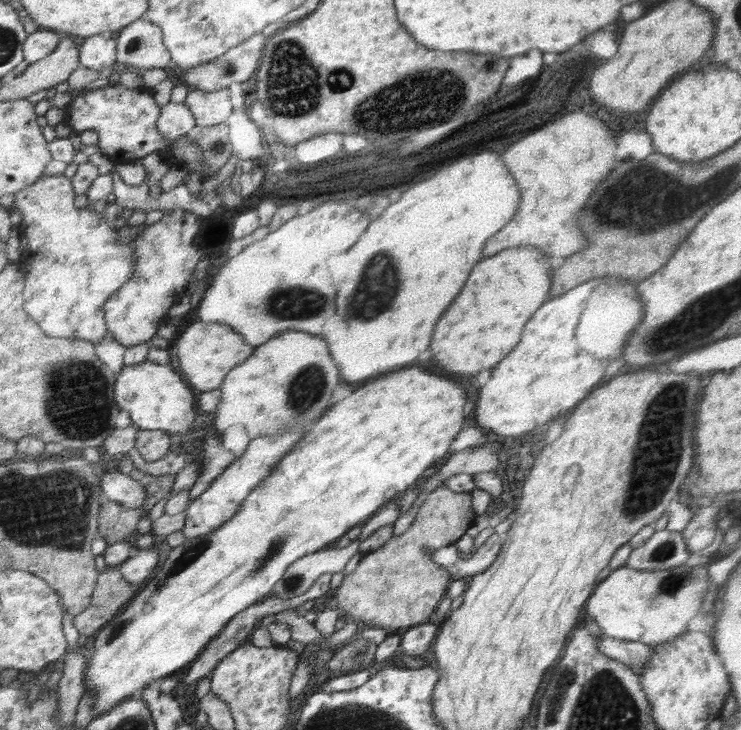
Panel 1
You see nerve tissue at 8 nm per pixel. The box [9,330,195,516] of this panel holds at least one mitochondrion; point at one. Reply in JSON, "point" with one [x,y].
{"point":[76,396]}

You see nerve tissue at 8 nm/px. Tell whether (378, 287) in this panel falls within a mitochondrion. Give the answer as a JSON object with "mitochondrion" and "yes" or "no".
{"mitochondrion":"yes"}

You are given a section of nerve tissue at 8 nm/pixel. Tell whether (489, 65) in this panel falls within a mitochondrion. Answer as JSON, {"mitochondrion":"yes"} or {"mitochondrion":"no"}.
{"mitochondrion":"yes"}

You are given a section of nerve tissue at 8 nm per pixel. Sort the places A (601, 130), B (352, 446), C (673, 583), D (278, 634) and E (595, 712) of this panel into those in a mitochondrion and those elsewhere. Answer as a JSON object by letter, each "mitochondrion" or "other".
{"A":"other","B":"other","C":"mitochondrion","D":"other","E":"mitochondrion"}

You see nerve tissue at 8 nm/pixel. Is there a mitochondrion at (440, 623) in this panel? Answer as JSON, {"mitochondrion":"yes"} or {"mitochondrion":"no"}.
{"mitochondrion":"no"}

